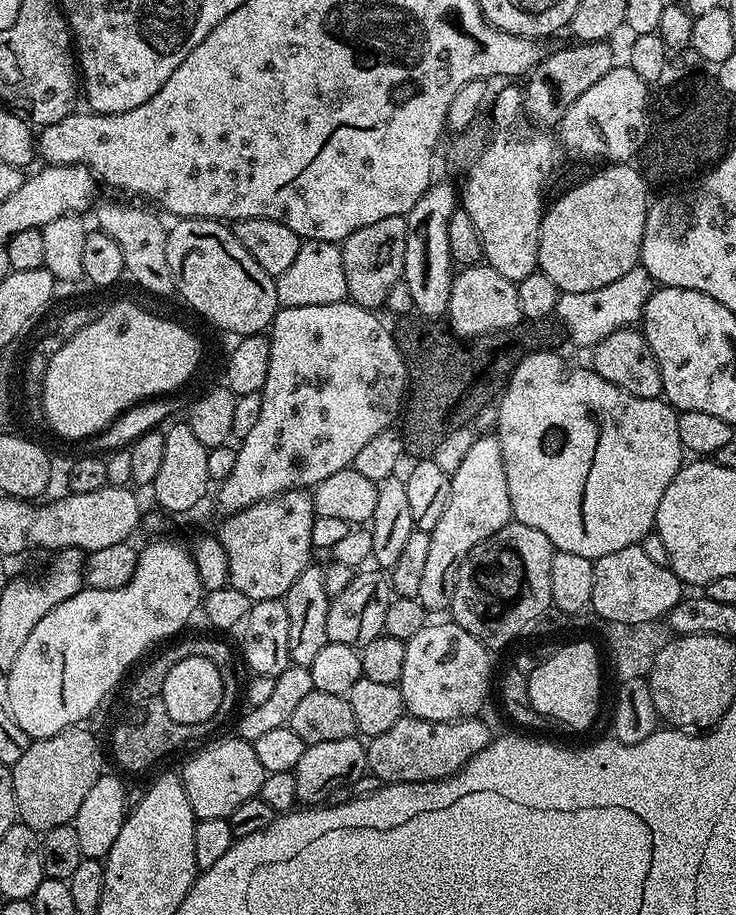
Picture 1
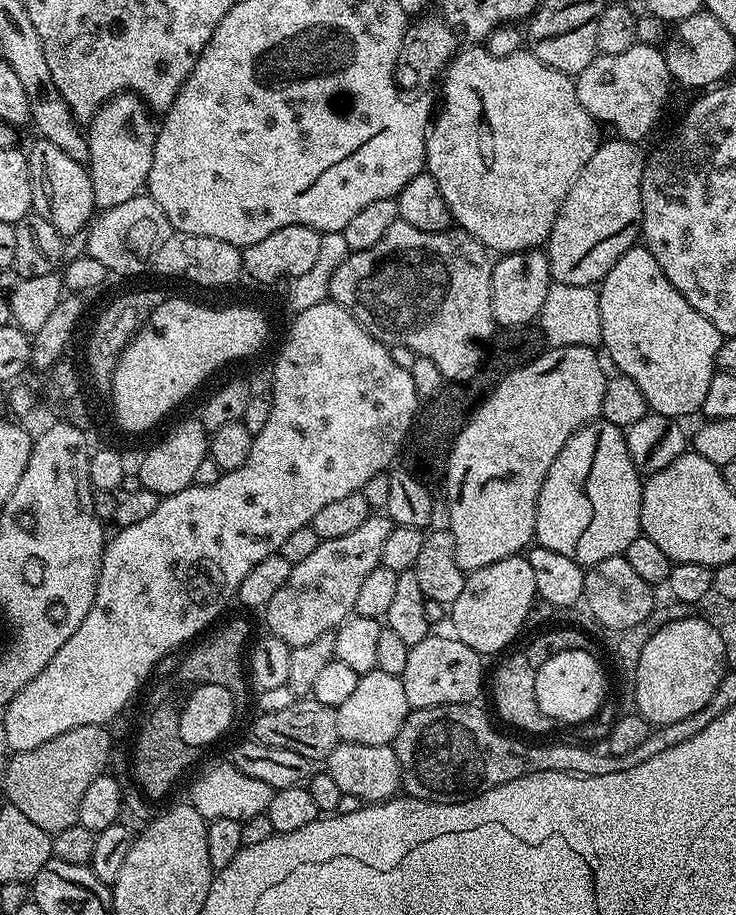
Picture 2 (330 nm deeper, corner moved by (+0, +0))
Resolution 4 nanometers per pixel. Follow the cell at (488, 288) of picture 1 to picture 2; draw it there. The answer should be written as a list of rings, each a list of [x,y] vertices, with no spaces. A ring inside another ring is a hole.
[[[397,218],[370,250],[349,251],[328,279],[328,295],[331,303],[342,306],[382,343],[401,344],[419,359],[434,362],[445,381],[468,382],[464,380],[479,370],[483,360],[485,363],[486,349],[498,328],[492,309],[492,265],[484,245],[463,230],[414,230]]]

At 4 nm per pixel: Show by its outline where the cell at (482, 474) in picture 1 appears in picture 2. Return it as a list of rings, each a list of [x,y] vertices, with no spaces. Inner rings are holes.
[[[564,346],[563,351],[560,352],[549,347],[538,359],[524,366],[523,372],[512,369],[497,383],[499,391],[492,395],[492,400],[489,400],[487,407],[480,411],[479,416],[476,416],[476,420],[472,422],[472,426],[464,432],[464,436],[461,436],[460,442],[456,446],[455,455],[452,456],[451,476],[449,476],[449,499],[452,500],[452,507],[448,509],[449,524],[447,531],[451,532],[454,538],[454,558],[458,560],[458,566],[466,574],[478,570],[482,566],[490,566],[490,562],[498,562],[502,558],[510,558],[523,553],[533,543],[536,535],[538,494],[542,490],[542,482],[546,478],[554,458],[558,458],[562,446],[566,446],[566,442],[583,424],[589,424],[600,416],[606,371],[604,372],[596,354],[598,354],[596,348],[587,348],[586,346]]]

